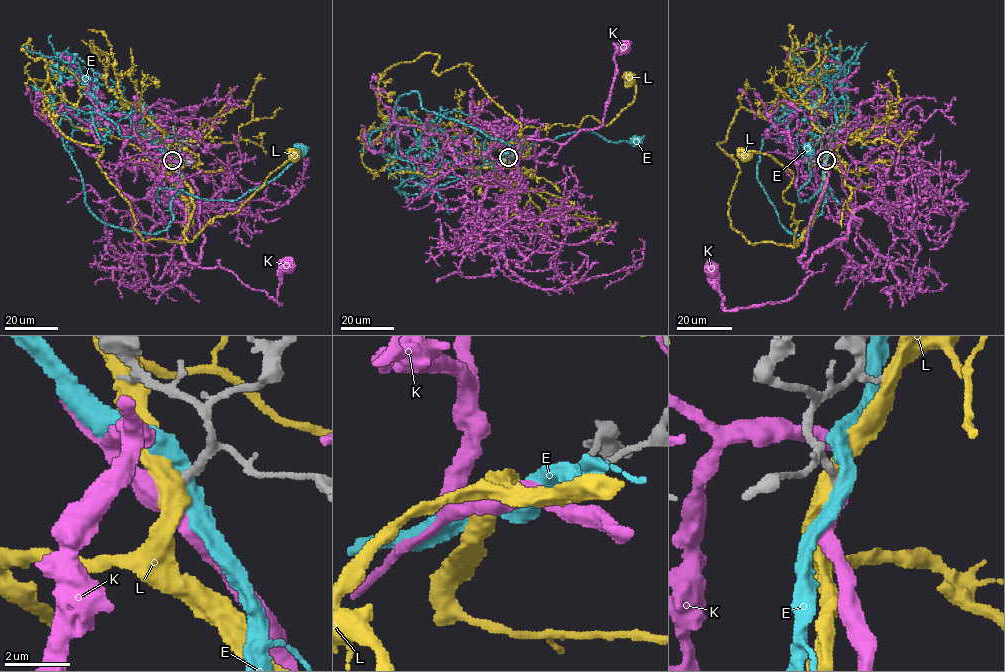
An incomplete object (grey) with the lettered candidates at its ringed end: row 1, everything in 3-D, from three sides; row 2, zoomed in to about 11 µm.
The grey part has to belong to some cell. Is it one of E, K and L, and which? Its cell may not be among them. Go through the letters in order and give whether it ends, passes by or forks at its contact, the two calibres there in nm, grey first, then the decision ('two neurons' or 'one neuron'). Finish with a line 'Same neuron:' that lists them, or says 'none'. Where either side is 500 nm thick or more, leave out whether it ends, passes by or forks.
E: it passes by; calibres 300 and 440 nm; two neurons
K: calibres 240 and 500 nm; two neurons
L: it passes by; calibres 280 and 480 nm; two neurons
Same neuron: none

